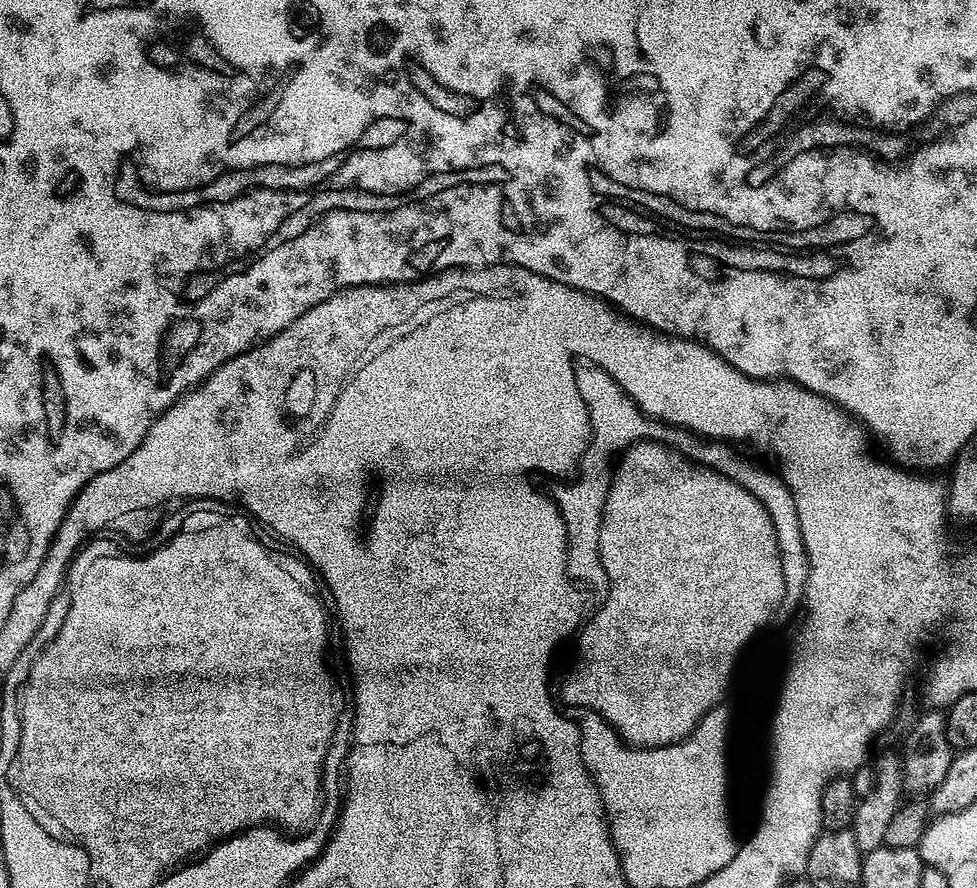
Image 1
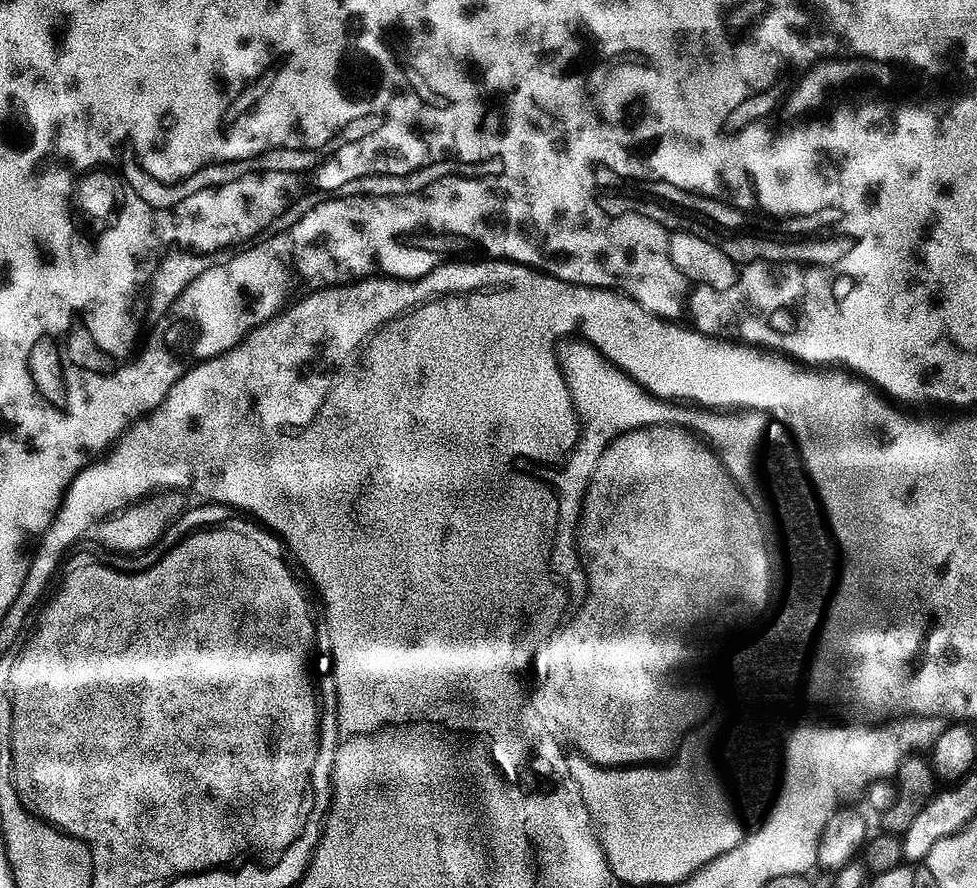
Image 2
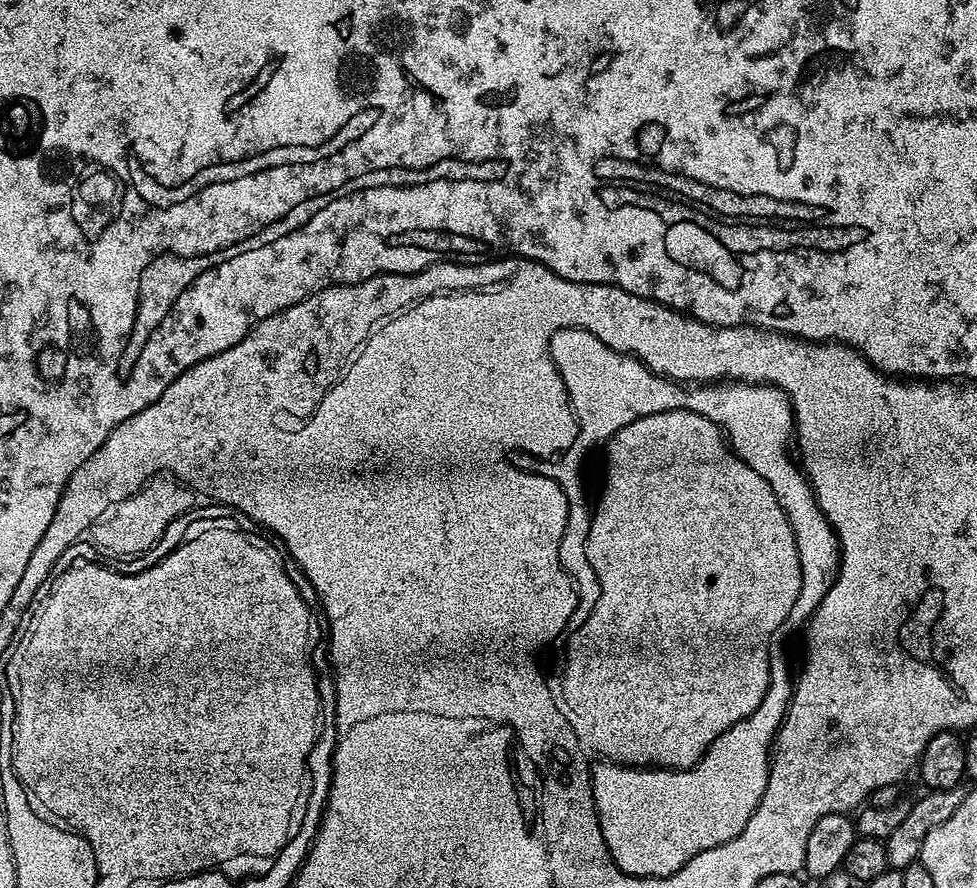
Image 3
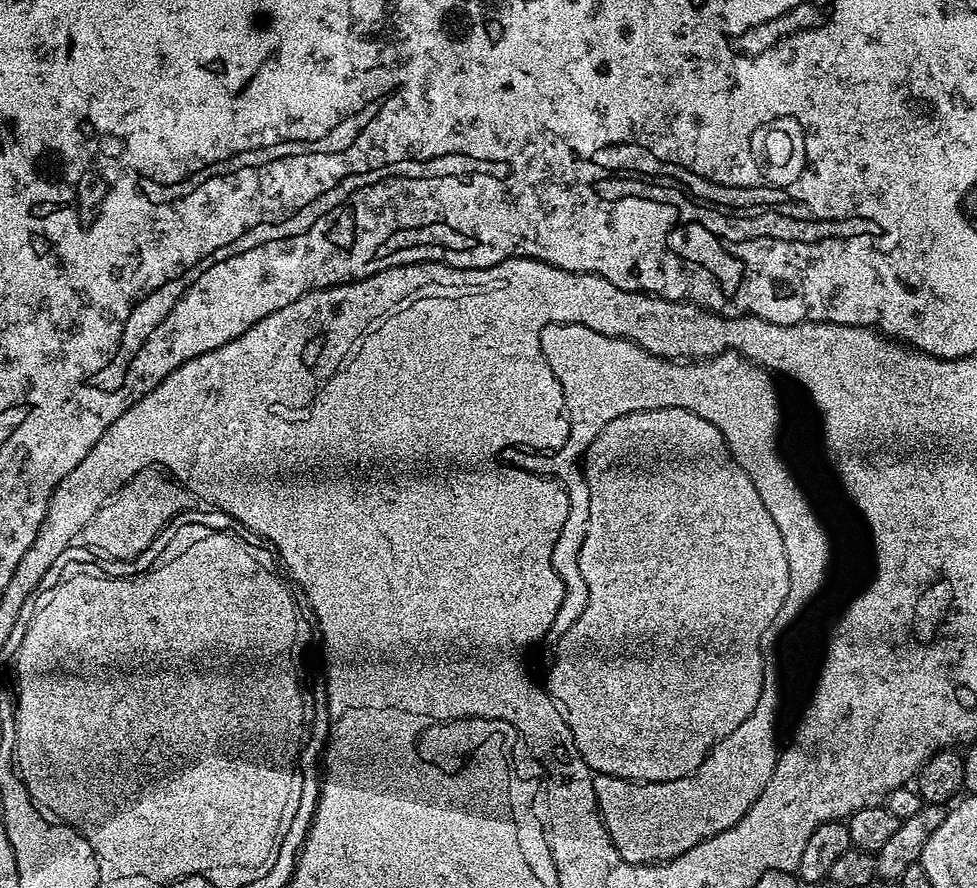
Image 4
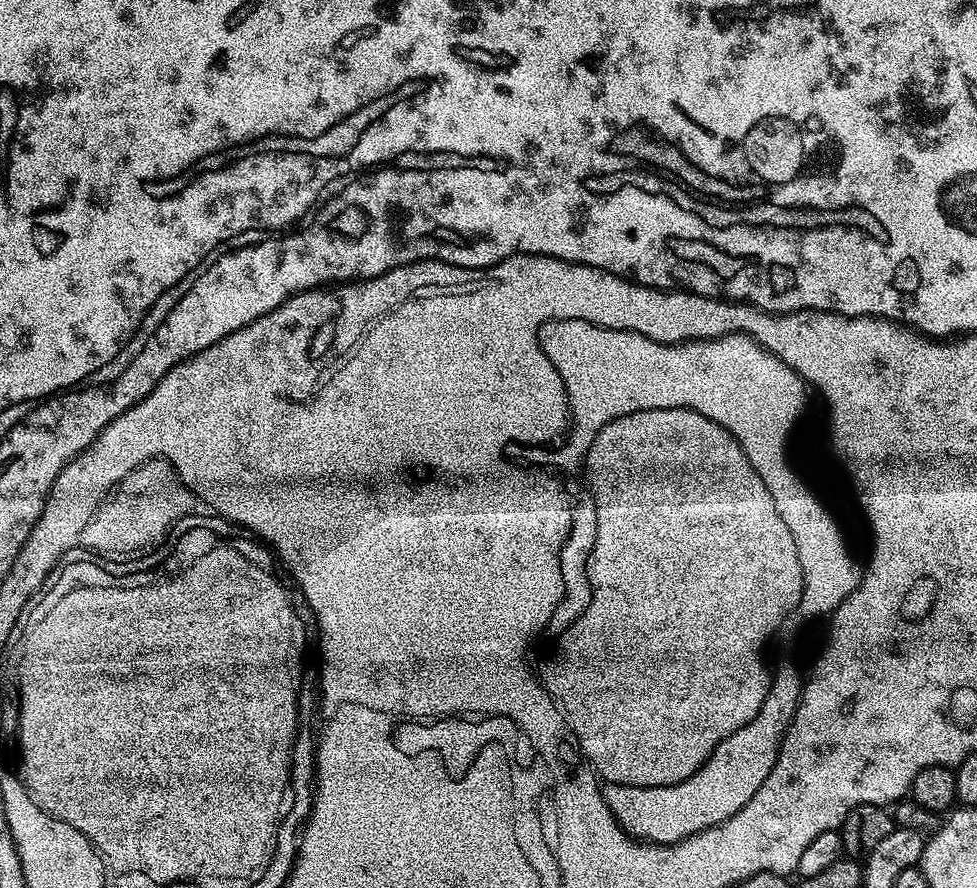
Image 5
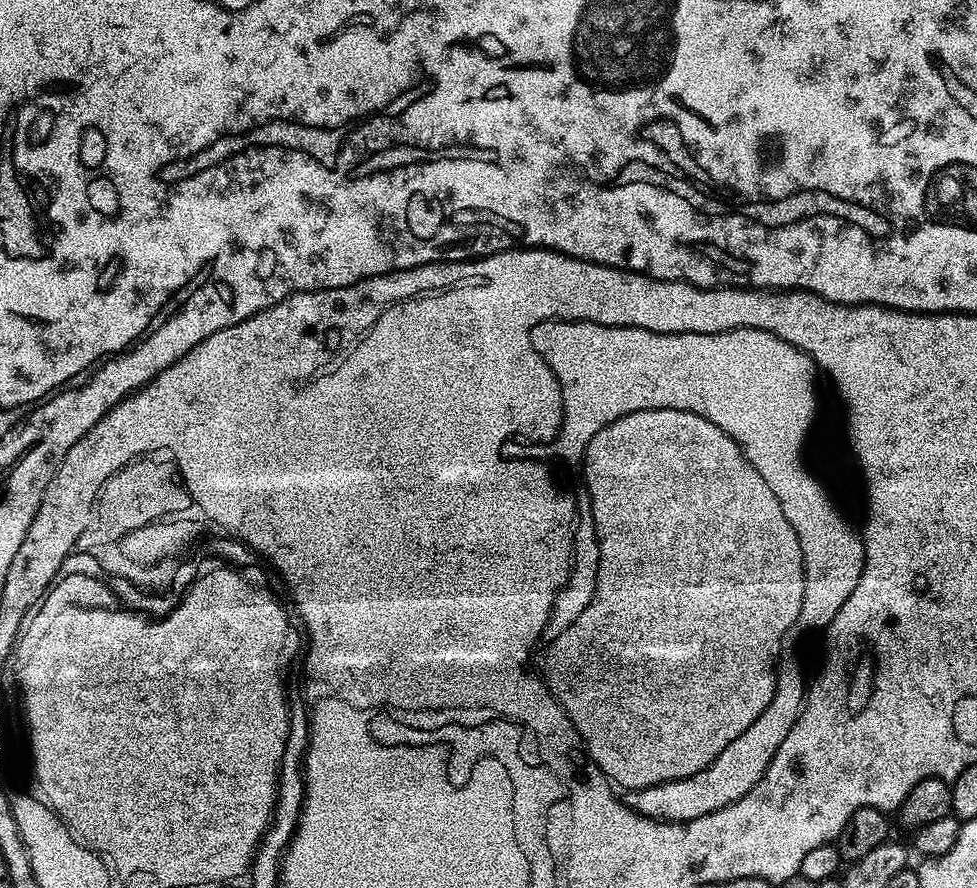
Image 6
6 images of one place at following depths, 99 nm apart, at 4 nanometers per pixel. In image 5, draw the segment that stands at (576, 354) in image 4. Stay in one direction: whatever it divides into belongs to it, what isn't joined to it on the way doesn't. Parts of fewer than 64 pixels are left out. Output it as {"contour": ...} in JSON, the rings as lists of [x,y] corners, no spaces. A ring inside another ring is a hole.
{"contour":[[[548,320],[538,333],[540,348],[550,358],[552,371],[558,377],[559,387],[568,401],[572,416],[573,445],[580,446],[591,441],[604,427],[626,414],[655,408],[689,408],[702,414],[716,424],[722,425],[740,443],[754,470],[770,490],[782,522],[794,538],[798,558],[802,556],[851,556],[853,549],[846,536],[836,540],[820,540],[820,532],[812,532],[812,516],[792,516],[788,508],[788,492],[792,492],[792,476],[784,468],[784,432],[788,424],[796,420],[796,412],[802,406],[800,383],[792,376],[792,368],[772,352],[767,352],[757,340],[748,336],[720,336],[717,340],[690,340],[683,344],[654,342],[637,332],[617,328],[603,328],[585,320]]]}

